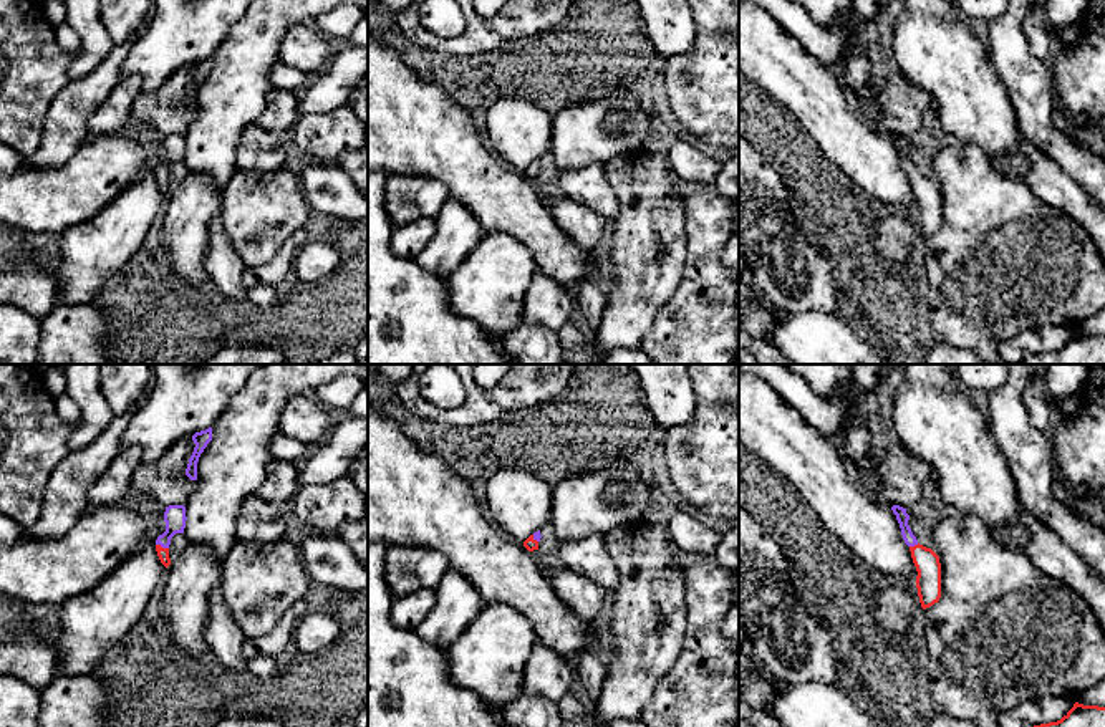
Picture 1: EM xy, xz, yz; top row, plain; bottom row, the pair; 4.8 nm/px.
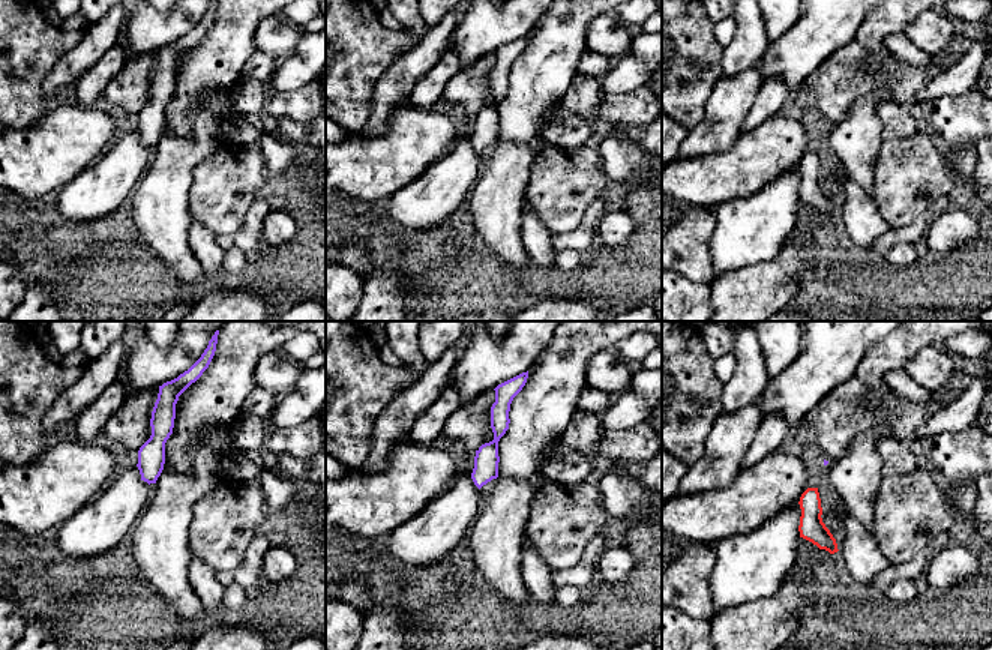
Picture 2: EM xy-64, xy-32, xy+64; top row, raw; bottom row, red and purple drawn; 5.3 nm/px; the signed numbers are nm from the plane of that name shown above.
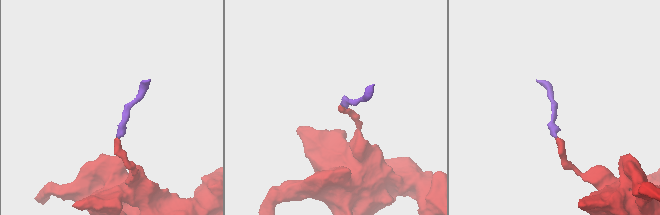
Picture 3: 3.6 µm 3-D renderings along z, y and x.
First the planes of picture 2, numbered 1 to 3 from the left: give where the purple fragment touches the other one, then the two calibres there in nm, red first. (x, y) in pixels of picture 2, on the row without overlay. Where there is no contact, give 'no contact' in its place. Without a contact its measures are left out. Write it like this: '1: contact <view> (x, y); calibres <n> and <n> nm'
1: no contact
2: no contact
3: no contact

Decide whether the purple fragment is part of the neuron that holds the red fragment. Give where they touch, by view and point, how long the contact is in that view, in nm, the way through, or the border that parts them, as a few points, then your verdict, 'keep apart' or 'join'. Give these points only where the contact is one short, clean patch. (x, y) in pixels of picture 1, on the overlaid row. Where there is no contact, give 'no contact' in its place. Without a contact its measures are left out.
contact xy (161, 547); length 70 nm; way xy (163, 553), (161, 547), (174, 524), (174, 515); join

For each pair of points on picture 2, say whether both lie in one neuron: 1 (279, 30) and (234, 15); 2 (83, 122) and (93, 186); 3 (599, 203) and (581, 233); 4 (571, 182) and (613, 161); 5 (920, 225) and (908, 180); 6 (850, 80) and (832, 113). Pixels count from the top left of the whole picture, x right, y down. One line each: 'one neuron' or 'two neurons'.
1: two neurons
2: two neurons
3: one neuron
4: two neurons
5: two neurons
6: one neuron

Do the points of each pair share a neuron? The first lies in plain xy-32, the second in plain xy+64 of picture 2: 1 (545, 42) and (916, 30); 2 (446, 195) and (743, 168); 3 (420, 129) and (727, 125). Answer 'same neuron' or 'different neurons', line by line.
1: different neurons
2: different neurons
3: different neurons

